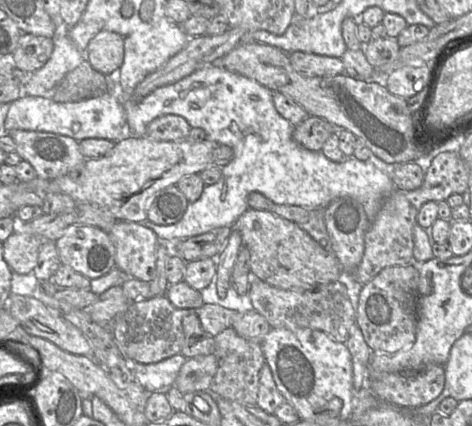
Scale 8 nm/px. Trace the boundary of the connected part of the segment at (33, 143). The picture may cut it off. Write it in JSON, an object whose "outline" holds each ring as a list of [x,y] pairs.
{"outline":[[[11,130],[7,132],[16,145],[16,153],[31,164],[36,172],[36,177],[51,180],[63,176],[78,168],[85,157],[79,149],[79,142],[61,134],[40,131]]]}

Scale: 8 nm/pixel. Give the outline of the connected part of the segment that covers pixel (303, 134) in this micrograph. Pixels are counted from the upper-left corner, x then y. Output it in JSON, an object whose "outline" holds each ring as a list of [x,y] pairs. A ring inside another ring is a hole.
{"outline":[[[309,116],[294,127],[292,137],[297,144],[307,150],[321,151],[326,140],[334,132],[336,127],[327,120]]]}

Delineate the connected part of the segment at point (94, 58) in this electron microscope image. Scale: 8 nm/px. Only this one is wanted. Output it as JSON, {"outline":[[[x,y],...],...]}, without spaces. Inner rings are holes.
{"outline":[[[112,31],[98,32],[88,43],[85,59],[106,77],[114,77],[124,60],[124,39]]]}

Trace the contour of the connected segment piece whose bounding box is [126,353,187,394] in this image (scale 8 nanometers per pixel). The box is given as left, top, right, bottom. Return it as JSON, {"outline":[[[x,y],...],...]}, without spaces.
{"outline":[[[181,353],[157,363],[142,364],[126,356],[127,366],[134,372],[136,381],[149,393],[164,392],[174,386],[182,365],[186,362]]]}

